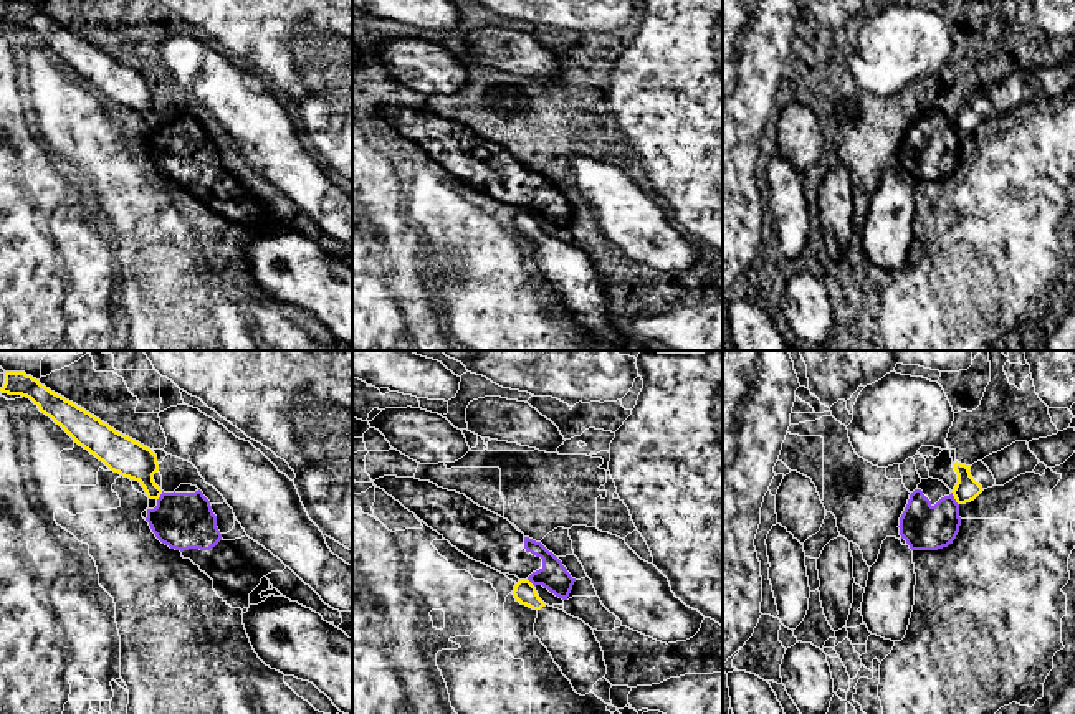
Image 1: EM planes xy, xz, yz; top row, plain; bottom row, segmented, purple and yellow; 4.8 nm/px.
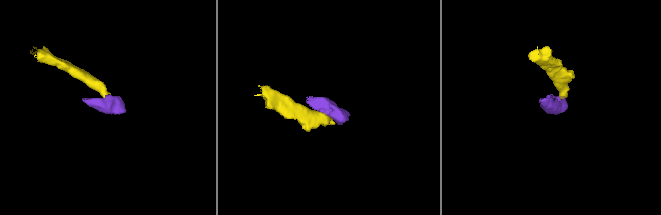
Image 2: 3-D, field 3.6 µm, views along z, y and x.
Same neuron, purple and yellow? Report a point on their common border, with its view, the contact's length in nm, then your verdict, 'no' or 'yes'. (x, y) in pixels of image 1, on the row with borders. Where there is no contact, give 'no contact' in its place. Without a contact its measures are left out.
yz (953, 498) | 80 nm | no

